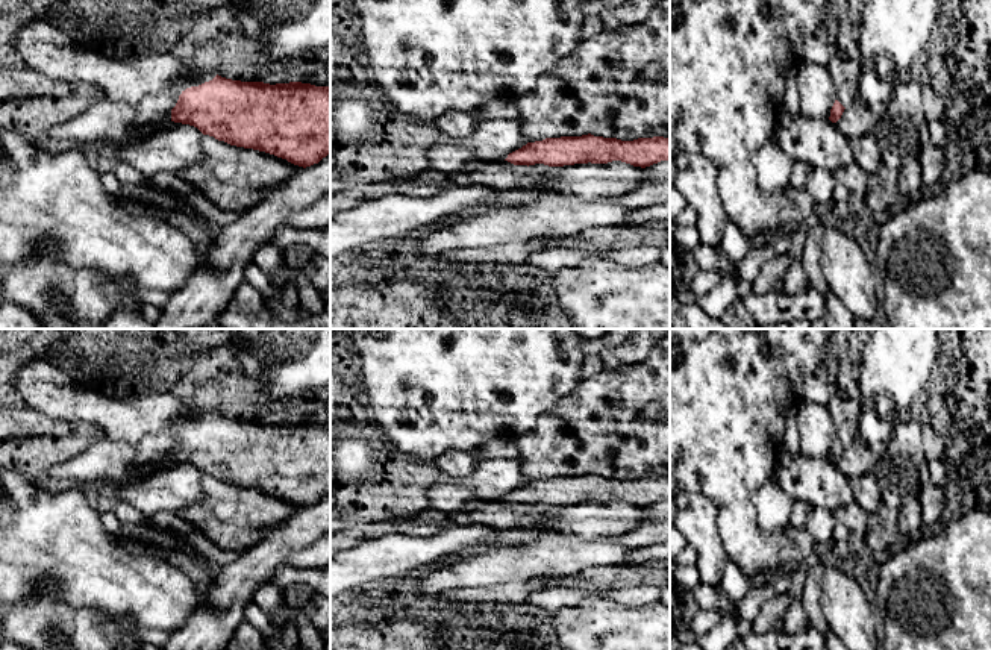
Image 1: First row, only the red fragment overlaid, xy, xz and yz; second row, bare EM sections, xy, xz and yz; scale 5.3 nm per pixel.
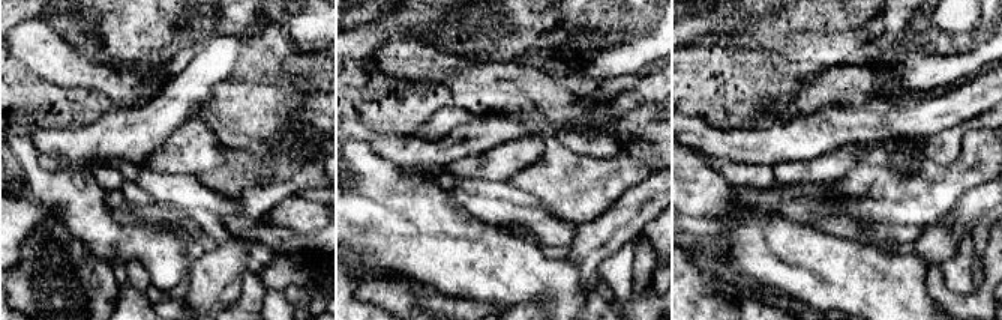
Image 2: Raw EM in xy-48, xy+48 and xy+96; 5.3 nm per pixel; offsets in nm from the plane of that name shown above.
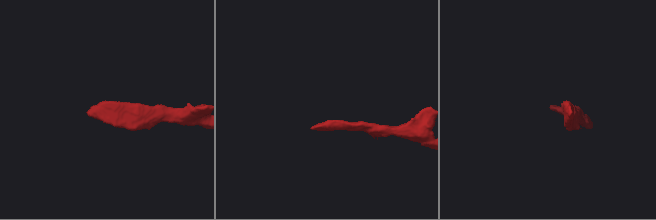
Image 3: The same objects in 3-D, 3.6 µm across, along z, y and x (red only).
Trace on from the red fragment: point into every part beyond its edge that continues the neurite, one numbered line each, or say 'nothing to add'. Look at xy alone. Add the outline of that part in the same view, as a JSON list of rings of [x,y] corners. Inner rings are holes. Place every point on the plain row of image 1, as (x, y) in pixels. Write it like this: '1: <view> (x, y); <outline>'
1: xy (203, 417); [[[203,412],[203,414],[194,415],[192,423],[194,423],[194,426],[199,426],[199,424],[202,424],[205,421],[212,420],[215,415],[217,414],[214,414],[214,412]]]

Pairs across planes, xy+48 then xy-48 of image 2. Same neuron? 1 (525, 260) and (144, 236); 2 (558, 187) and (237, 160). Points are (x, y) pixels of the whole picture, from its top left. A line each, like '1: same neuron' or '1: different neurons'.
1: same neuron
2: same neuron

